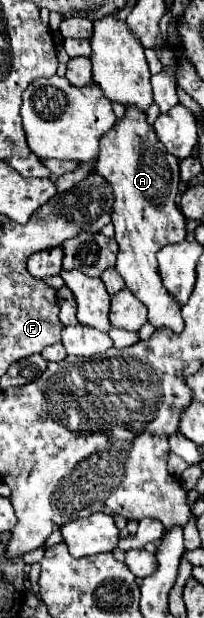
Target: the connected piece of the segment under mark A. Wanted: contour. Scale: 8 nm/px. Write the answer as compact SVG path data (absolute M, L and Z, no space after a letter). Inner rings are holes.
M126 110L124 120L118 120L114 128L100 138L96 172L102 174L114 188L112 224L116 228L118 242L118 274L124 278L126 288L146 304L148 320L156 328L168 326L174 332L180 332L184 326L180 306L176 306L176 302L170 300L170 294L166 294L166 288L158 278L156 262L156 252L162 246L182 242L186 238L186 218L176 206L180 182L178 158L174 158L162 142L158 142L154 128L146 122L146 114Z

